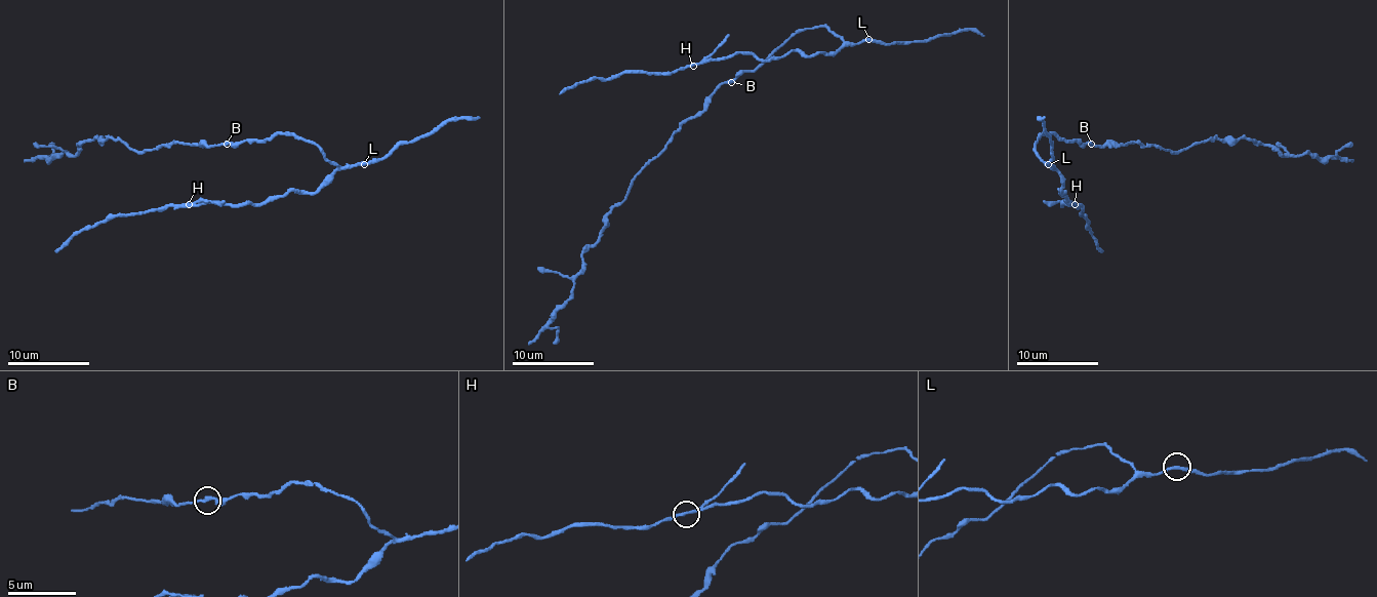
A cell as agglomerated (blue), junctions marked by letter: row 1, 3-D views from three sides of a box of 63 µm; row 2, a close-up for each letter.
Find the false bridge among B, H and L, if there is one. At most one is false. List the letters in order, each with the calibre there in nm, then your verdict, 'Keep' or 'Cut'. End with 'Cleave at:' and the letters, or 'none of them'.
B: Thickness 240 nm. Keep
H: Thickness 240 nm. Cut
L: Thickness 240 nm. Keep
Cleave at: H

